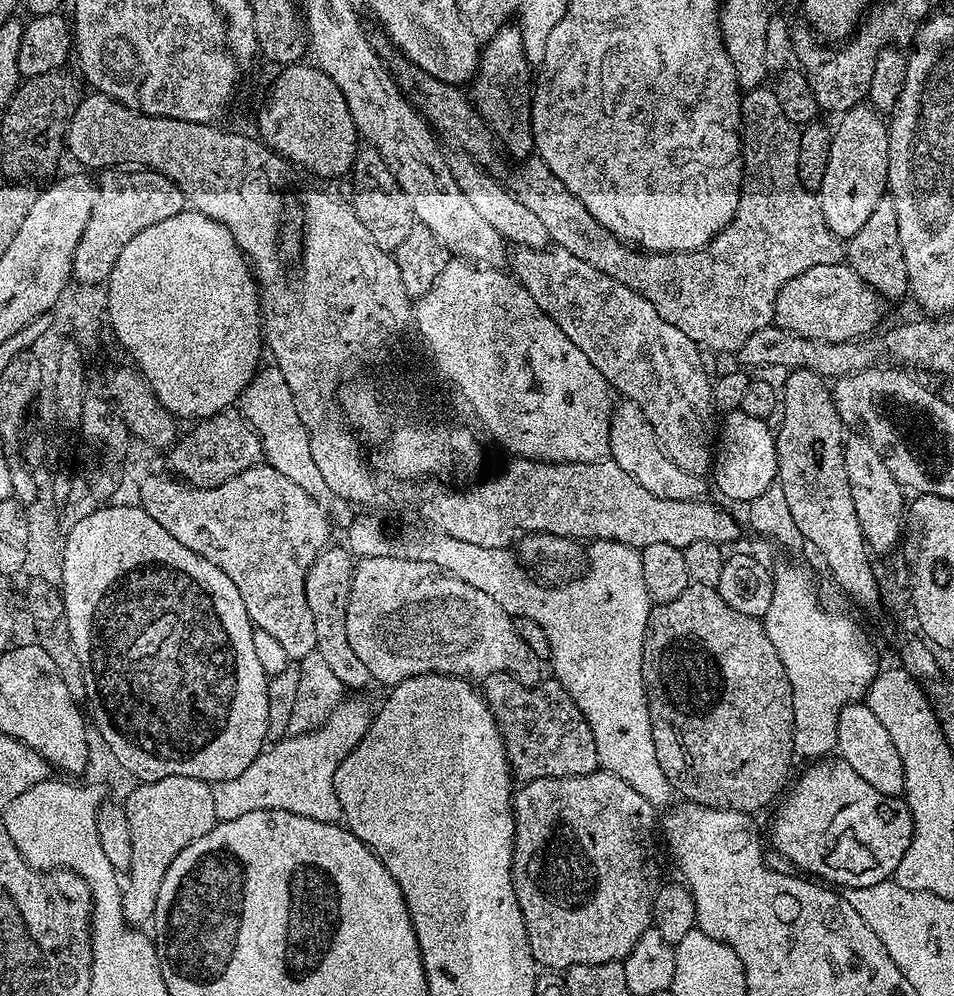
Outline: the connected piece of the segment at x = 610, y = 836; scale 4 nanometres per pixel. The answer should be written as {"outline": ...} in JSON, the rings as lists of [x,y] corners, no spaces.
{"outline":[[[597,770],[590,774],[582,774],[581,776],[543,776],[537,780],[529,779],[528,785],[524,789],[519,789],[518,795],[514,800],[514,819],[516,822],[516,839],[515,843],[518,845],[512,850],[512,885],[514,886],[514,894],[518,898],[518,906],[522,910],[522,918],[526,926],[526,934],[528,935],[528,945],[532,951],[532,959],[536,961],[537,965],[546,967],[548,970],[556,970],[552,968],[561,968],[567,970],[573,965],[577,964],[612,964],[613,962],[623,962],[627,960],[628,955],[632,953],[632,948],[638,942],[638,938],[642,933],[649,931],[652,922],[652,900],[656,897],[656,890],[658,887],[658,879],[656,880],[656,860],[652,857],[652,831],[656,828],[656,812],[653,801],[646,799],[642,794],[638,794],[638,790],[634,790],[634,786],[630,786],[622,778],[618,778],[614,773],[607,770]]]}

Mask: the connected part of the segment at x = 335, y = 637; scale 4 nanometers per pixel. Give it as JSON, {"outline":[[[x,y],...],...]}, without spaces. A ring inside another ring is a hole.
{"outline":[[[325,547],[321,551],[306,576],[306,606],[310,606],[310,614],[314,618],[315,651],[322,654],[322,658],[344,684],[345,689],[364,688],[370,684],[372,675],[358,659],[358,654],[354,654],[353,648],[350,647],[350,638],[346,638],[346,606],[350,594],[354,557],[347,547],[332,547]]]}

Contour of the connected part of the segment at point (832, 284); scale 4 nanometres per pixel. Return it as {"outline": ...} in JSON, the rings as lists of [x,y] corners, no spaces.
{"outline":[[[847,263],[819,264],[797,276],[789,276],[780,286],[774,305],[774,324],[802,339],[824,340],[826,343],[855,341],[864,336],[880,320],[881,297]]]}

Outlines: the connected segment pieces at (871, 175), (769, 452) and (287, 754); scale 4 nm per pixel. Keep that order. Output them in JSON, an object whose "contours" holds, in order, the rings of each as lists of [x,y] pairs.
{"contours":[[[[866,106],[851,108],[840,125],[835,125],[828,161],[818,189],[818,215],[833,236],[847,242],[865,225],[867,218],[882,204],[888,186],[888,129],[885,121]]],[[[733,410],[725,418],[724,429],[718,432],[718,447],[710,469],[710,476],[716,479],[718,491],[736,500],[751,502],[777,483],[776,437],[773,429],[768,429],[768,423],[767,419],[739,410]]],[[[350,700],[333,712],[315,732],[292,734],[273,743],[272,749],[261,751],[242,774],[233,780],[219,781],[212,790],[217,821],[238,818],[263,808],[281,808],[315,820],[335,821],[341,810],[336,801],[334,776],[340,763],[367,734],[370,723],[370,708],[368,712],[362,701]]]]}

